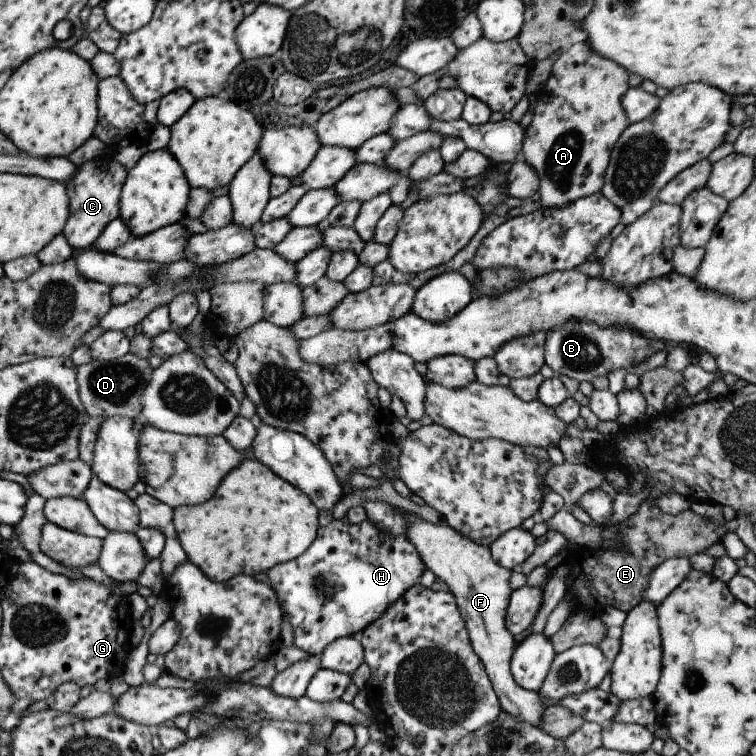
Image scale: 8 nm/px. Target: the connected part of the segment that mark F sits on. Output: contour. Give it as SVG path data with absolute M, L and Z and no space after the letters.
M414 513L407 514L405 537L416 548L425 569L440 578L454 596L458 613L468 632L471 648L483 663L500 709L521 722L541 729L539 726L542 723L544 702L538 693L520 687L510 671L510 658L515 646L512 634L505 626L505 613L512 591L509 582L511 571L492 559L488 547L466 539L449 525L434 524Z

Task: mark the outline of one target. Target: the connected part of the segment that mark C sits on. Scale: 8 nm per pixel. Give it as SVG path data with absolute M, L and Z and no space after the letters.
M106 149L78 166L78 173L65 183L68 194L69 216L61 234L75 251L93 246L101 231L119 217L119 201L126 170L113 160L113 151Z

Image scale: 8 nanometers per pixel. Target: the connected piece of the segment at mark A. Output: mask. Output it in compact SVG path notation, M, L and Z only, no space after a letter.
M580 41L570 46L568 50L561 52L552 63L552 69L549 77L542 85L542 93L537 94L537 104L532 112L531 122L525 125L525 136L522 140L522 153L523 158L527 164L530 164L540 178L538 193L540 196L540 204L545 208L559 208L573 202L575 199L592 195L593 193L600 192L602 184L604 183L604 172L610 159L610 152L613 145L617 142L619 135L627 128L628 120L625 111L622 107L623 93L629 88L627 86L628 72L619 64L614 63L590 49L587 41Z

